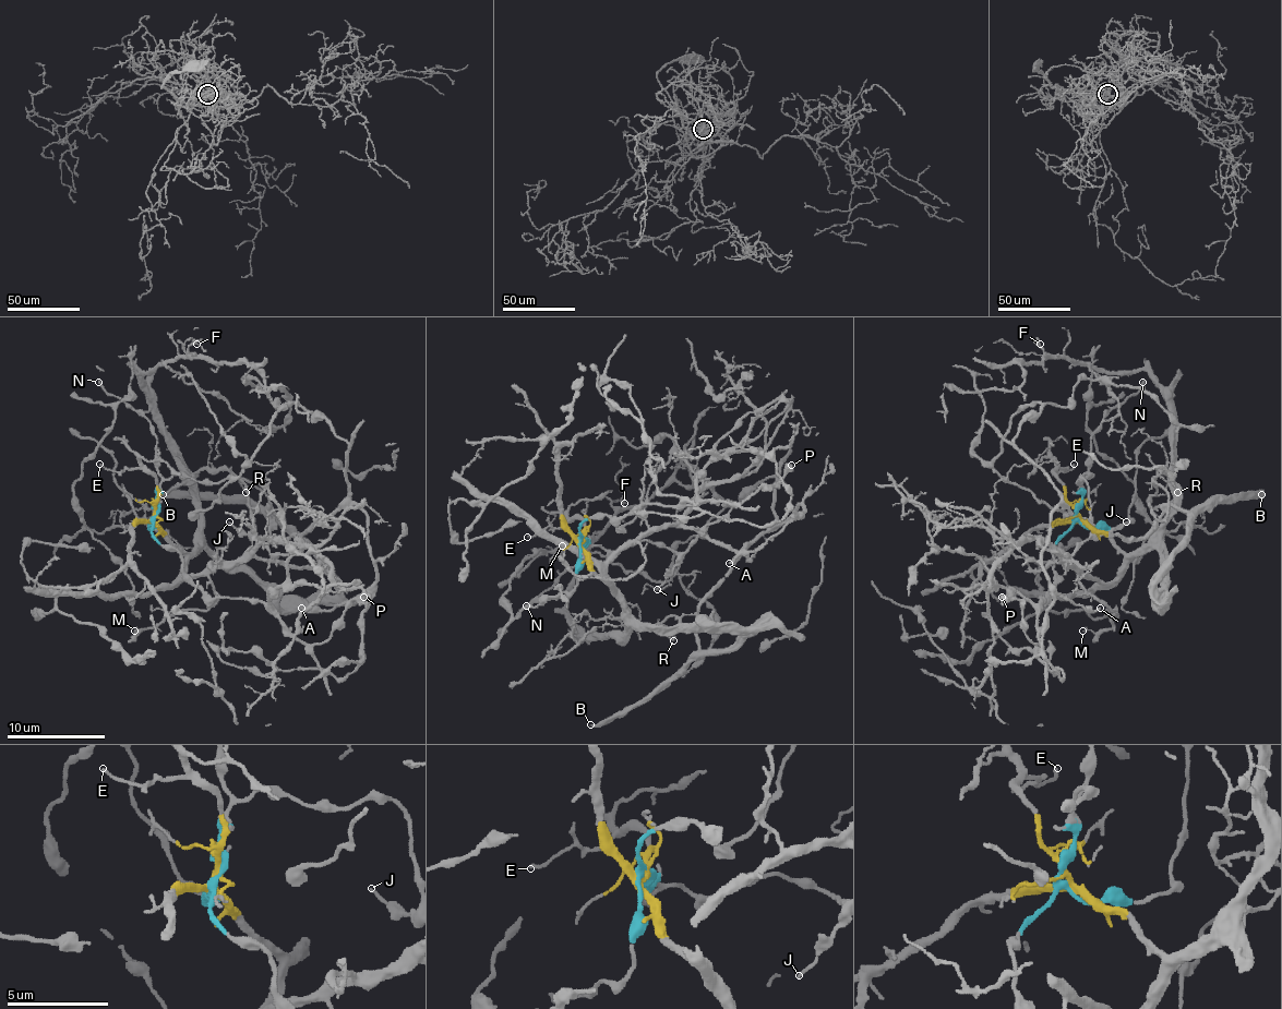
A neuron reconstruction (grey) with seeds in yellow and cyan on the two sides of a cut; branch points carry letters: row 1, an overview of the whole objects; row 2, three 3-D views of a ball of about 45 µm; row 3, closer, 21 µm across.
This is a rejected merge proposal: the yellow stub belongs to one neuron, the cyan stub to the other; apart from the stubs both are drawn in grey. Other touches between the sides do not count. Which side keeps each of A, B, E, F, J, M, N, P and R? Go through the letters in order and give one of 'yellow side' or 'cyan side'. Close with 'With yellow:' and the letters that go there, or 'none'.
A: yellow side
B: yellow side
E: yellow side
F: yellow side
J: cyan side
M: yellow side
N: cyan side
P: cyan side
R: yellow side
With yellow: A, B, E, F, M, R

